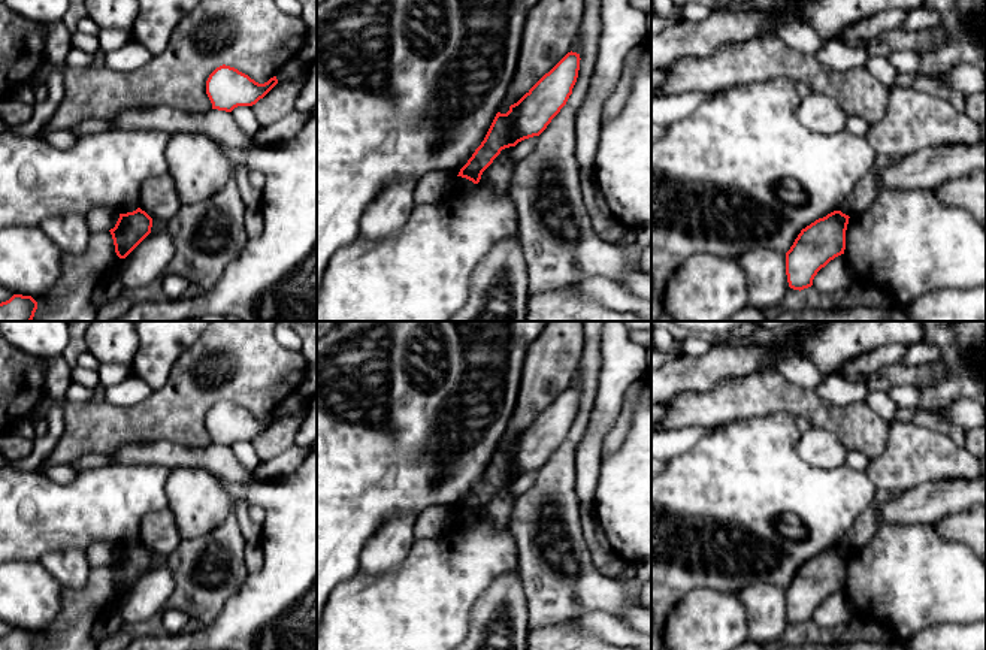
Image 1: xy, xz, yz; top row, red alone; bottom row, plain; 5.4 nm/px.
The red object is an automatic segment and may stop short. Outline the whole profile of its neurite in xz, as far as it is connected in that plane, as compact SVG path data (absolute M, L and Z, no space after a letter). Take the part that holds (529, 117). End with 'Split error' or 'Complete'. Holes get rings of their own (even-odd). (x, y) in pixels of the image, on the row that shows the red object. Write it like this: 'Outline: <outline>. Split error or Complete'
Outline: M568 52L506 114L497 112L484 140L457 176L478 184L502 149L539 136L566 105L578 78L580 54Z. Complete

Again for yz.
Outline: M834 211L801 230L786 253L789 287L804 290L813 285L817 272L844 254L849 215Z. Complete

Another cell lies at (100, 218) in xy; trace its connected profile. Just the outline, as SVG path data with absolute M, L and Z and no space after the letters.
M94 208L88 215L85 215L88 229L91 233L108 232L115 227L120 218L120 212L112 208Z

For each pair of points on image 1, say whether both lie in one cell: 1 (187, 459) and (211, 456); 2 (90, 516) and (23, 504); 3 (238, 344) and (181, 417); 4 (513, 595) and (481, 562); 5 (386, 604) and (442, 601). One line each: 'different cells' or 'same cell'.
1: same cell
2: same cell
3: same cell
4: different cells
5: same cell

